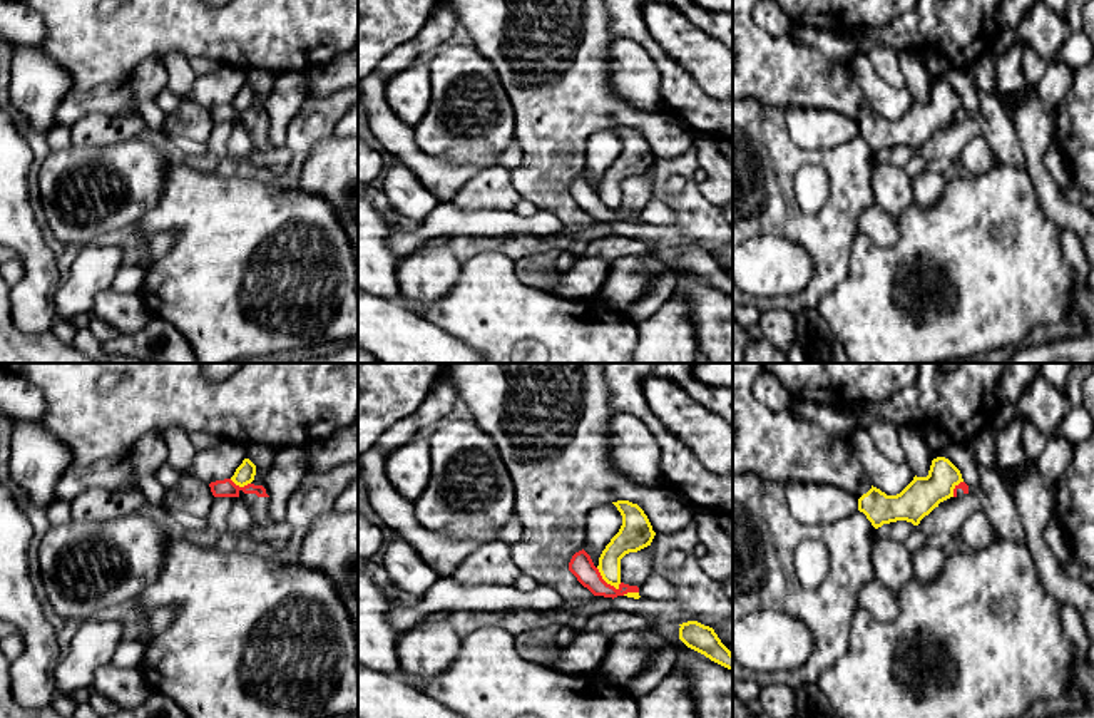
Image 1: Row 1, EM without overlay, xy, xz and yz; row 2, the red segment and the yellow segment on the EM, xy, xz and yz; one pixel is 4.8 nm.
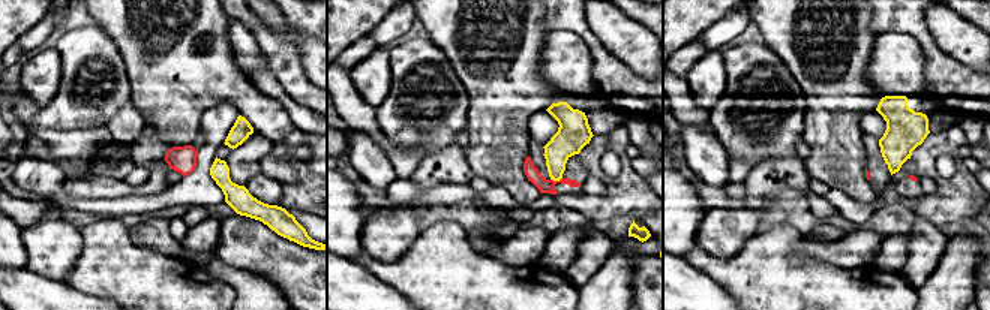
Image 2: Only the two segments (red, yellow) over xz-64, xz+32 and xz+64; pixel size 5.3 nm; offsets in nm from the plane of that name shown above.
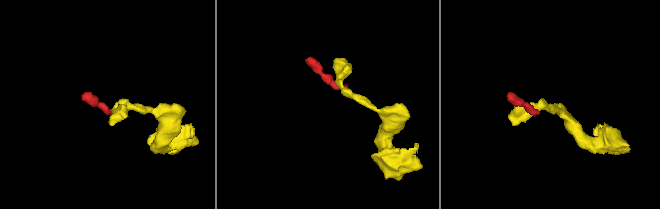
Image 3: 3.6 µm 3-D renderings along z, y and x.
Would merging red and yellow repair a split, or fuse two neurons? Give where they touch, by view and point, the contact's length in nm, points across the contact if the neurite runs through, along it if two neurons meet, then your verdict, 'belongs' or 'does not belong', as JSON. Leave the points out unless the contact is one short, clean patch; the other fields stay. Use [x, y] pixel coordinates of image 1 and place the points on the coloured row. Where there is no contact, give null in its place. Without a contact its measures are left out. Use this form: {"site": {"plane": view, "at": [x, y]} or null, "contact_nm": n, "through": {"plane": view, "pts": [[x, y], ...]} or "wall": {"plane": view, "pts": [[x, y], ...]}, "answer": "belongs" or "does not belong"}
{"site": {"plane": "xz", "at": [604, 581]}, "contact_nm": 160, "wall": {"plane": "xz", "pts": [[596, 568], [608, 583], [619, 588]]}, "answer": "does not belong"}

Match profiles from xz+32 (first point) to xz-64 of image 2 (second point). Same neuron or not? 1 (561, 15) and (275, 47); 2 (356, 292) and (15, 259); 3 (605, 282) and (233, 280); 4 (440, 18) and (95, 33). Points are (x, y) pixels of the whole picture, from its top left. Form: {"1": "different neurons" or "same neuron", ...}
{"1": "same neuron", "2": "different neurons", "3": "same neuron", "4": "different neurons"}

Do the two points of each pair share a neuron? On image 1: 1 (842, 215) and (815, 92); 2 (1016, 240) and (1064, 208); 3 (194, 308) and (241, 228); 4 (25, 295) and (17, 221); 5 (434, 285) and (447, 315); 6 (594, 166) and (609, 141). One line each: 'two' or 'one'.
1: two
2: two
3: one
4: one
5: two
6: one

